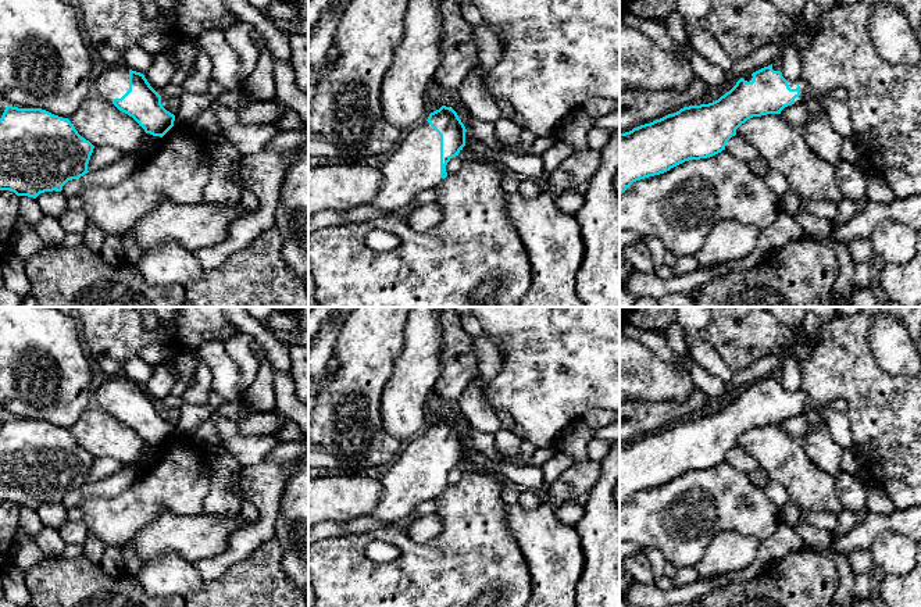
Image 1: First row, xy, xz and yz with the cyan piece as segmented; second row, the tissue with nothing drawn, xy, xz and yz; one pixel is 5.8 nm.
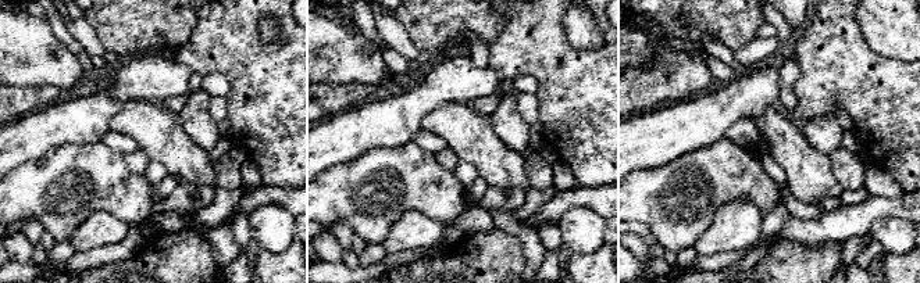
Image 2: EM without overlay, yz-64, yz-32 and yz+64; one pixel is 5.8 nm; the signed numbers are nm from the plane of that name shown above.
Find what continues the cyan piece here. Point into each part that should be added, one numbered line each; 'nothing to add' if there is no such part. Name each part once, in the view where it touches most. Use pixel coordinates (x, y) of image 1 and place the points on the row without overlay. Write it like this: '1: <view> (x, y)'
1: xz (413, 478)

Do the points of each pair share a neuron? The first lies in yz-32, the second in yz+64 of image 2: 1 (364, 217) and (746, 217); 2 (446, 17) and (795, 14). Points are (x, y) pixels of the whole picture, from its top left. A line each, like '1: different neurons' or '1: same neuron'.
1: different neurons
2: different neurons

